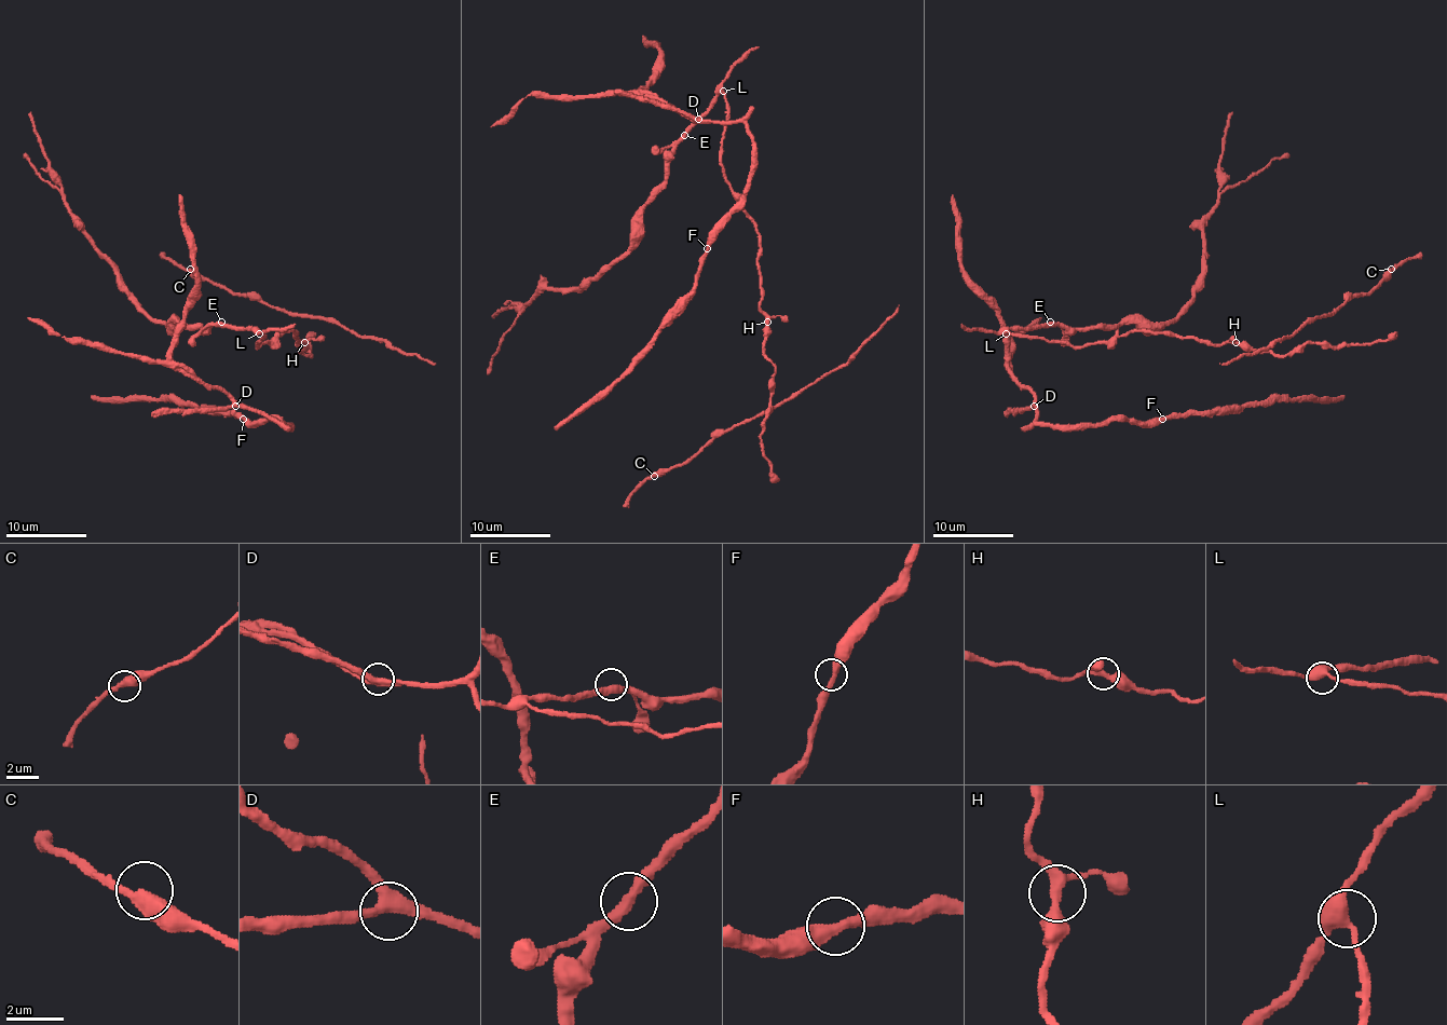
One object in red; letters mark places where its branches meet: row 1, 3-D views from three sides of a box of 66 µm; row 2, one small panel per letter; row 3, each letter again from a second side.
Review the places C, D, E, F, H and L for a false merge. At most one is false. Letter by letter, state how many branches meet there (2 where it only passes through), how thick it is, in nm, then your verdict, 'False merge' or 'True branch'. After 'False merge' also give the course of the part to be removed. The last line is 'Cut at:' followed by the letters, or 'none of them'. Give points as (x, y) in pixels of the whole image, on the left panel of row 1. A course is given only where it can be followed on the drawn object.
C: Branches: 2. Thickness 400 nm. True branch
D: Branches: 3. Thickness 400 nm. True branch
E: Branches: 2. Thickness 400 nm. True branch
F: Branches: 2. Thickness 400 nm. True branch
H: Branches: 3. Thickness 320 nm. True branch
L: Branches: 3. Thickness 400 nm. True branch
Cut at: none of them

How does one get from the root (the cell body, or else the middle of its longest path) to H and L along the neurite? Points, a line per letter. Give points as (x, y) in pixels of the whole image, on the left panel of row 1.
H: (219, 326), (253, 327), (263, 336), (257, 345), (284, 331), (294, 331), (296, 343), (303, 342)
L: (219, 326), (253, 327), (259, 333)

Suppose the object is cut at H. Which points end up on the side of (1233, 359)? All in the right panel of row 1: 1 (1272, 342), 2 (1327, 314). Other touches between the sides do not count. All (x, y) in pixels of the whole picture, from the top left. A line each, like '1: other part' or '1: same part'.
1: same part
2: same part

